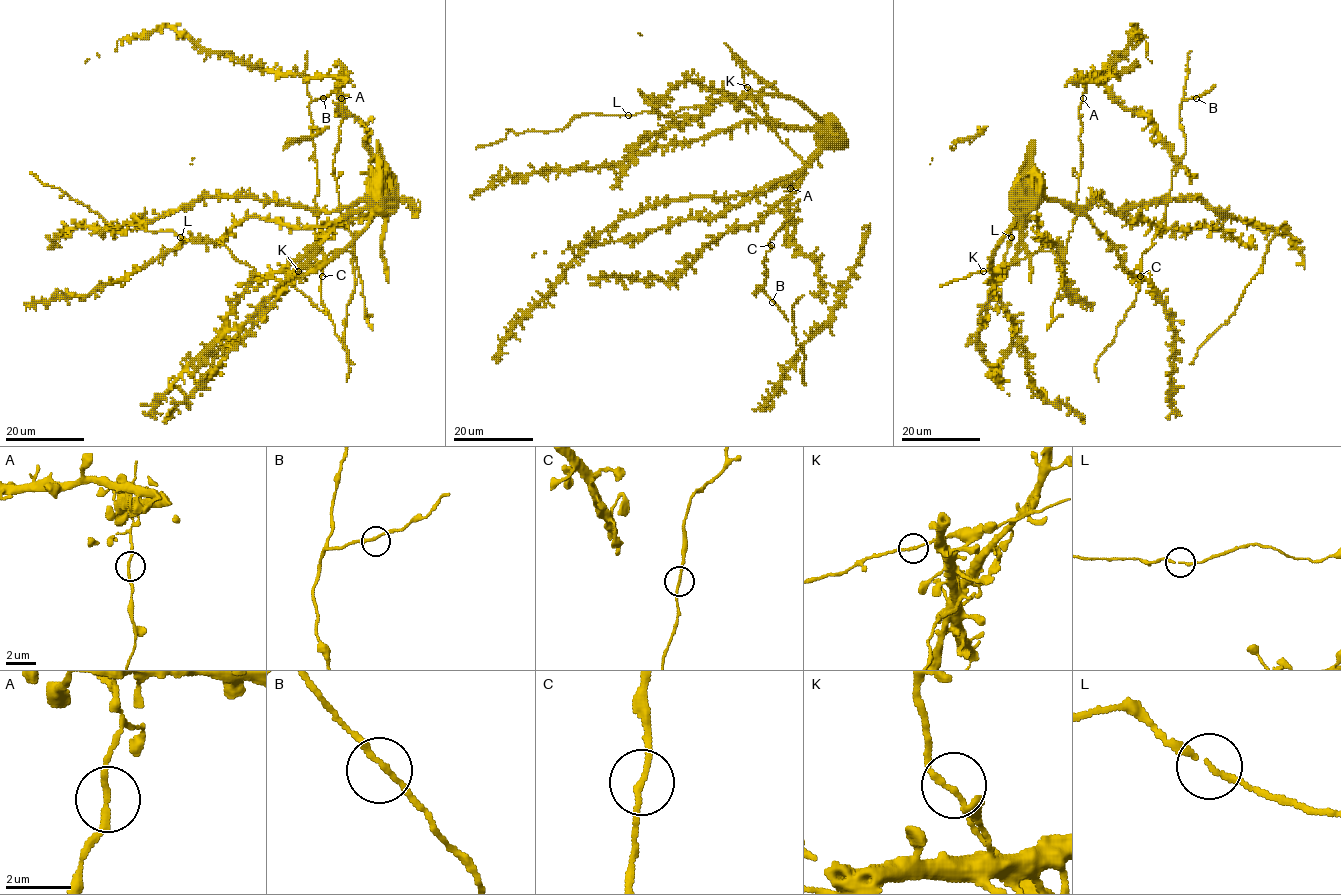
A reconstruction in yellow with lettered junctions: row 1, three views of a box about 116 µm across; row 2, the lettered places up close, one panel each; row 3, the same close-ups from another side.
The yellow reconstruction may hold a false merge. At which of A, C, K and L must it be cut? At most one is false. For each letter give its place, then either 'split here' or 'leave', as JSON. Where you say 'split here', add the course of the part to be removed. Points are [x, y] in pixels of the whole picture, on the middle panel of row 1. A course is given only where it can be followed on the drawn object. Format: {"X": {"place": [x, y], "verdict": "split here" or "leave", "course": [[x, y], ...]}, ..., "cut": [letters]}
{"A": {"place": [790, 188], "verdict": "leave"}, "C": {"place": [771, 245], "verdict": "leave"}, "K": {"place": [747, 87], "verdict": "leave"}, "L": {"place": [628, 115], "verdict": "leave"}, "cut": []}

